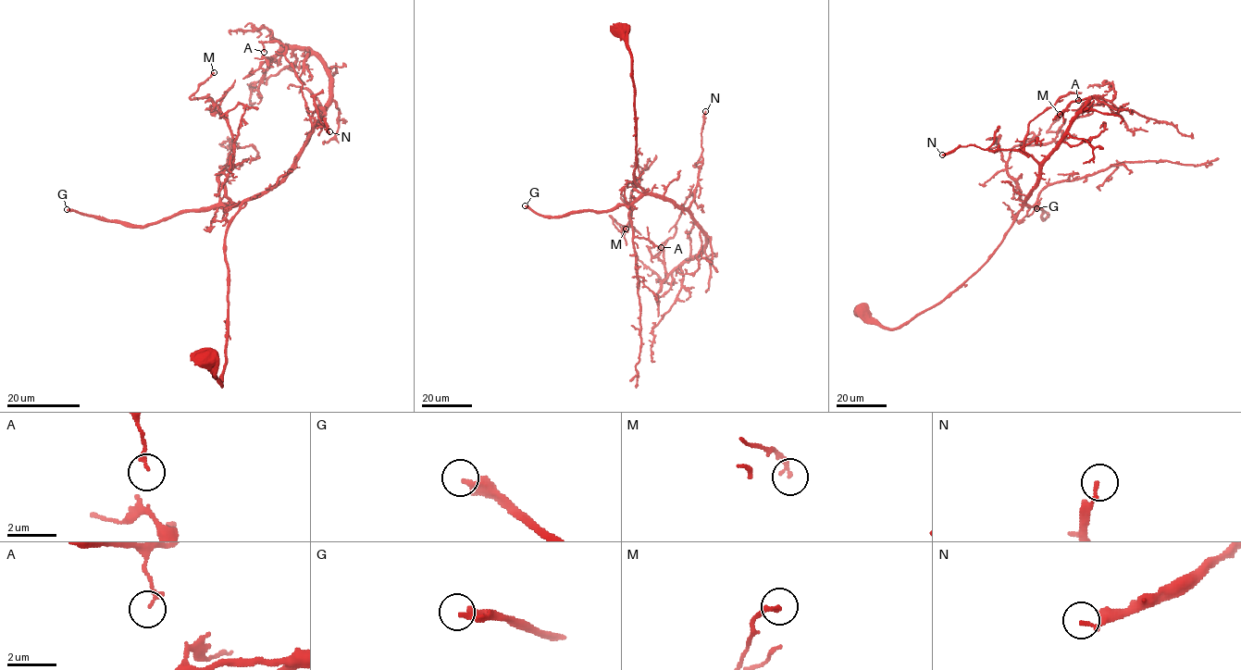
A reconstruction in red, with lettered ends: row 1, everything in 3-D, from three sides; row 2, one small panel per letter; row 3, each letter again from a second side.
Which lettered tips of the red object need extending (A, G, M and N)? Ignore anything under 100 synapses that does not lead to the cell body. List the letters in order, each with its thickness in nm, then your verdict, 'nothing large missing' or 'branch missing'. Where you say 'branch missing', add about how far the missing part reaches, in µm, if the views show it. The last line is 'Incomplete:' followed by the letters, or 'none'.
A: 160 nm | nothing large missing
G: 280 nm | branch missing | 500 µm
M: 160 nm | nothing large missing
N: 140 nm | nothing large missing
Incomplete: G

